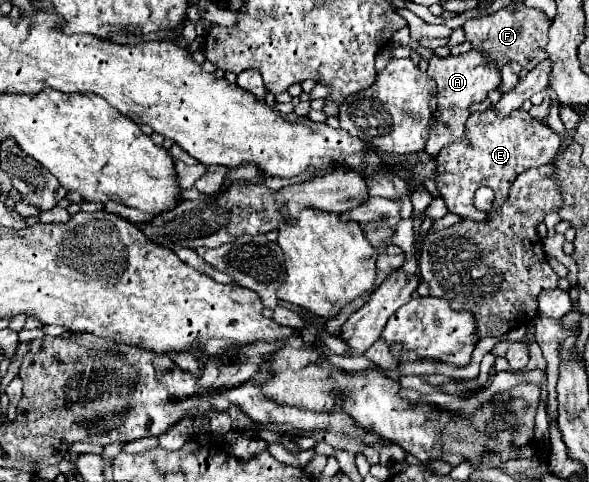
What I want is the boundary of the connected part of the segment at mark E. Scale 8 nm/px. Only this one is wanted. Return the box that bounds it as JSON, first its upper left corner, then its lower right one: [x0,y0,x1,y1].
[437,108,561,220]

